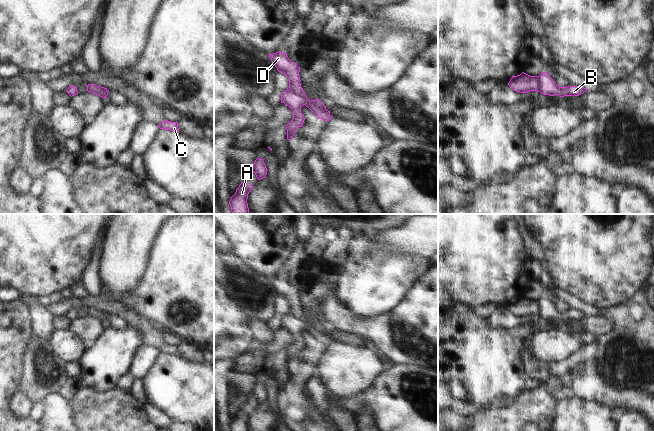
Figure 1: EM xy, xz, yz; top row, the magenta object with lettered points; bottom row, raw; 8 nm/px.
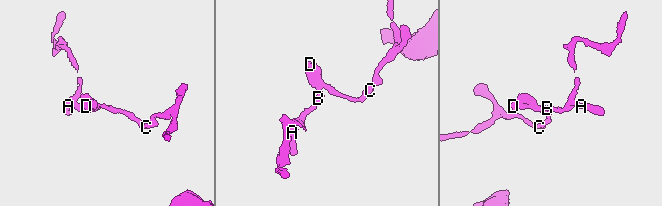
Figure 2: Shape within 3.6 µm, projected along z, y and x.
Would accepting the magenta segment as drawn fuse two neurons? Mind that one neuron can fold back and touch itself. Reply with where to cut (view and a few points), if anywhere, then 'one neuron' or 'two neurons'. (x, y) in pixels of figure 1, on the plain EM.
no cut | one neuron

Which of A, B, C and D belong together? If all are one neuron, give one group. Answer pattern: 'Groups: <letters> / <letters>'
Groups: A B C D

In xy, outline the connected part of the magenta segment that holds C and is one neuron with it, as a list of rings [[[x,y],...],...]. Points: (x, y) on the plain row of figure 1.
[[[164,344],[158,350],[160,353],[166,353],[173,356],[179,356],[178,346],[170,346],[168,344]]]

